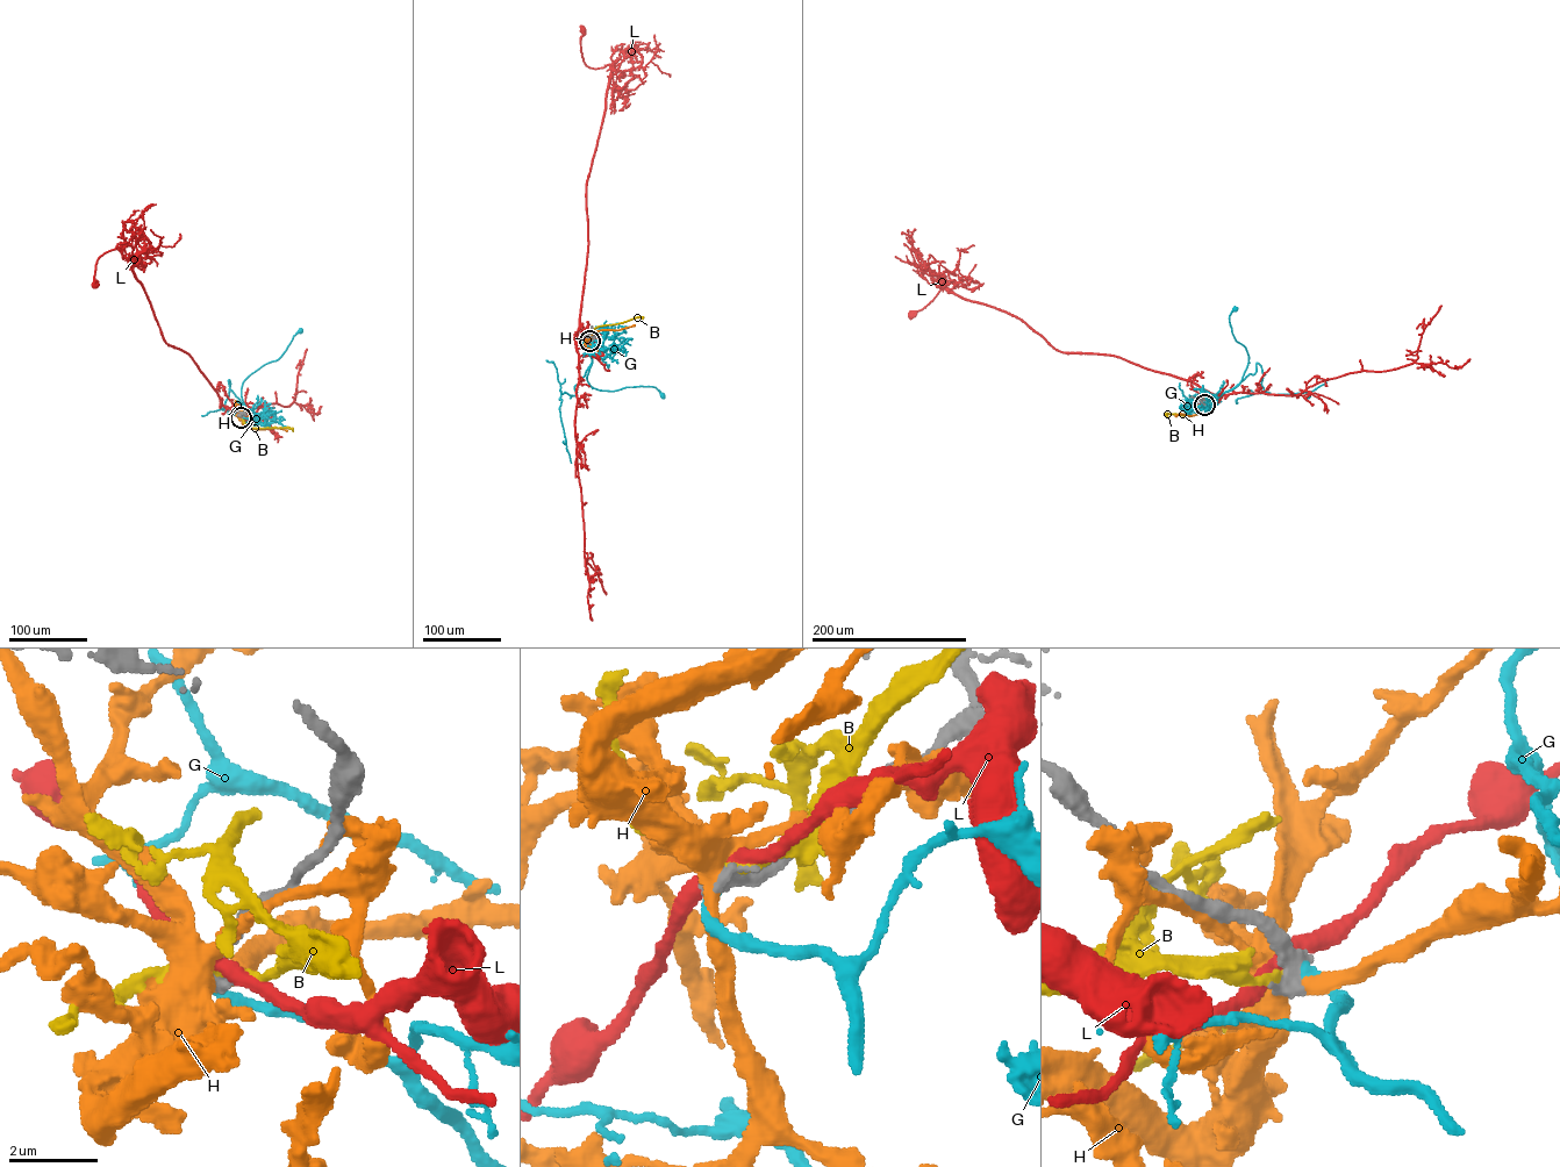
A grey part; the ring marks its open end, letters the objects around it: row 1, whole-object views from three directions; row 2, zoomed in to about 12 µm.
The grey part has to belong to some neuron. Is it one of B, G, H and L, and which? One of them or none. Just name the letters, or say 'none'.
G

